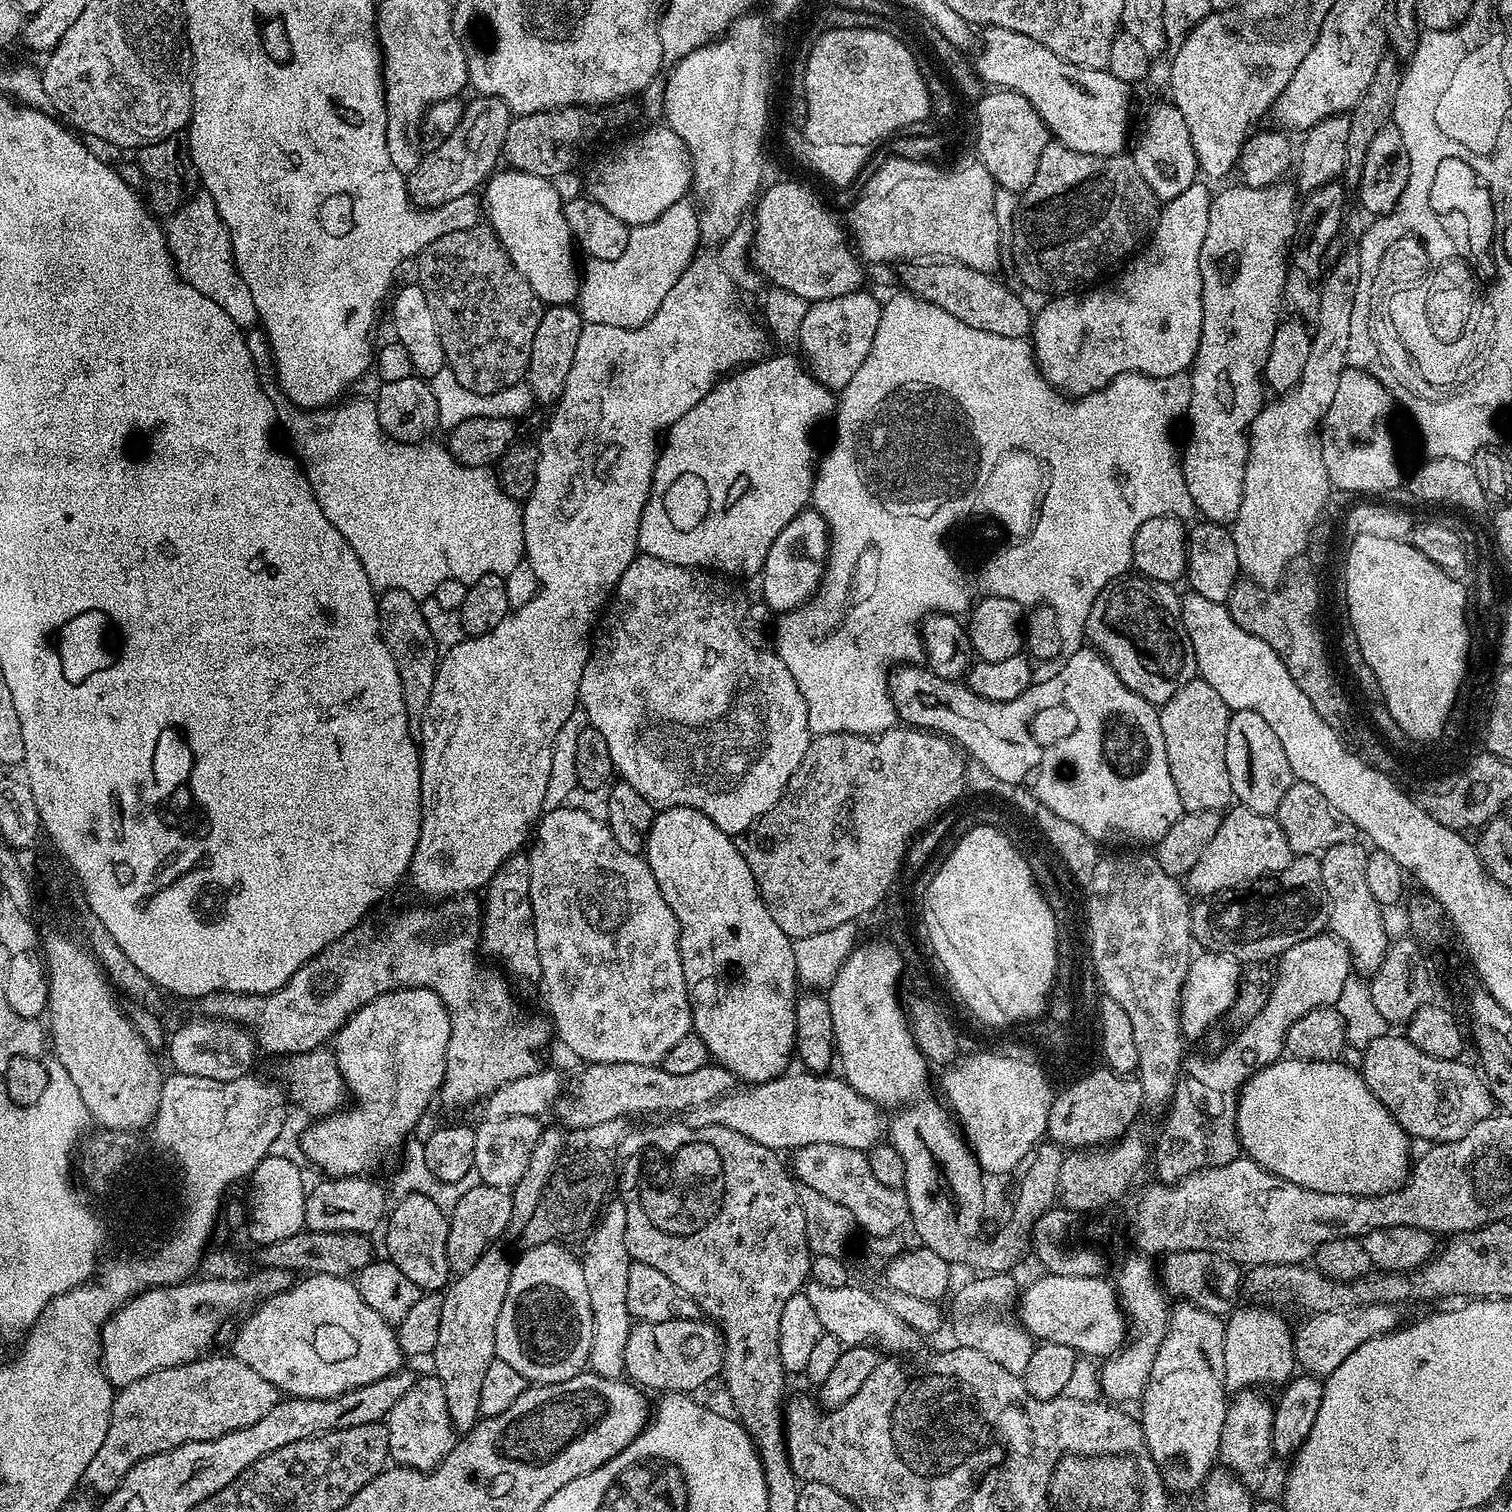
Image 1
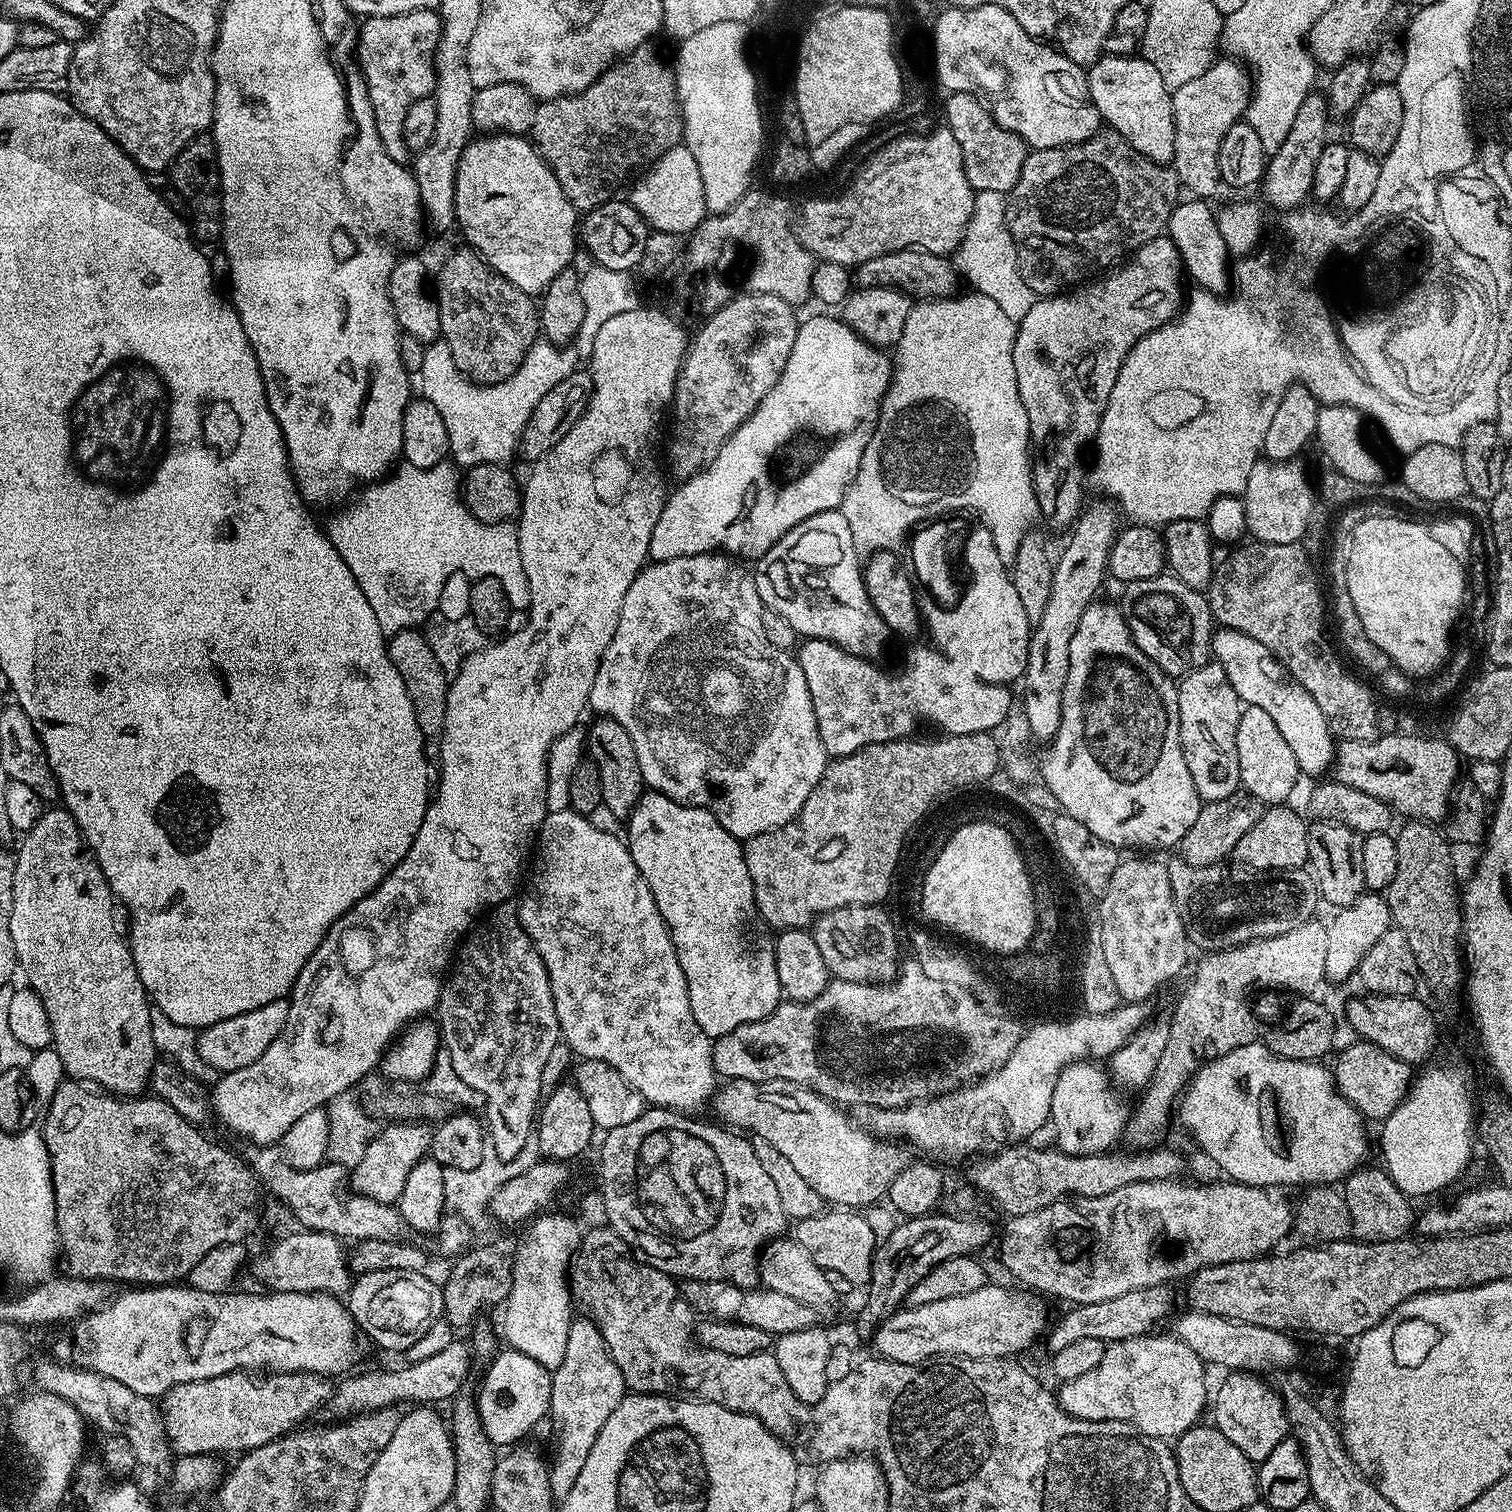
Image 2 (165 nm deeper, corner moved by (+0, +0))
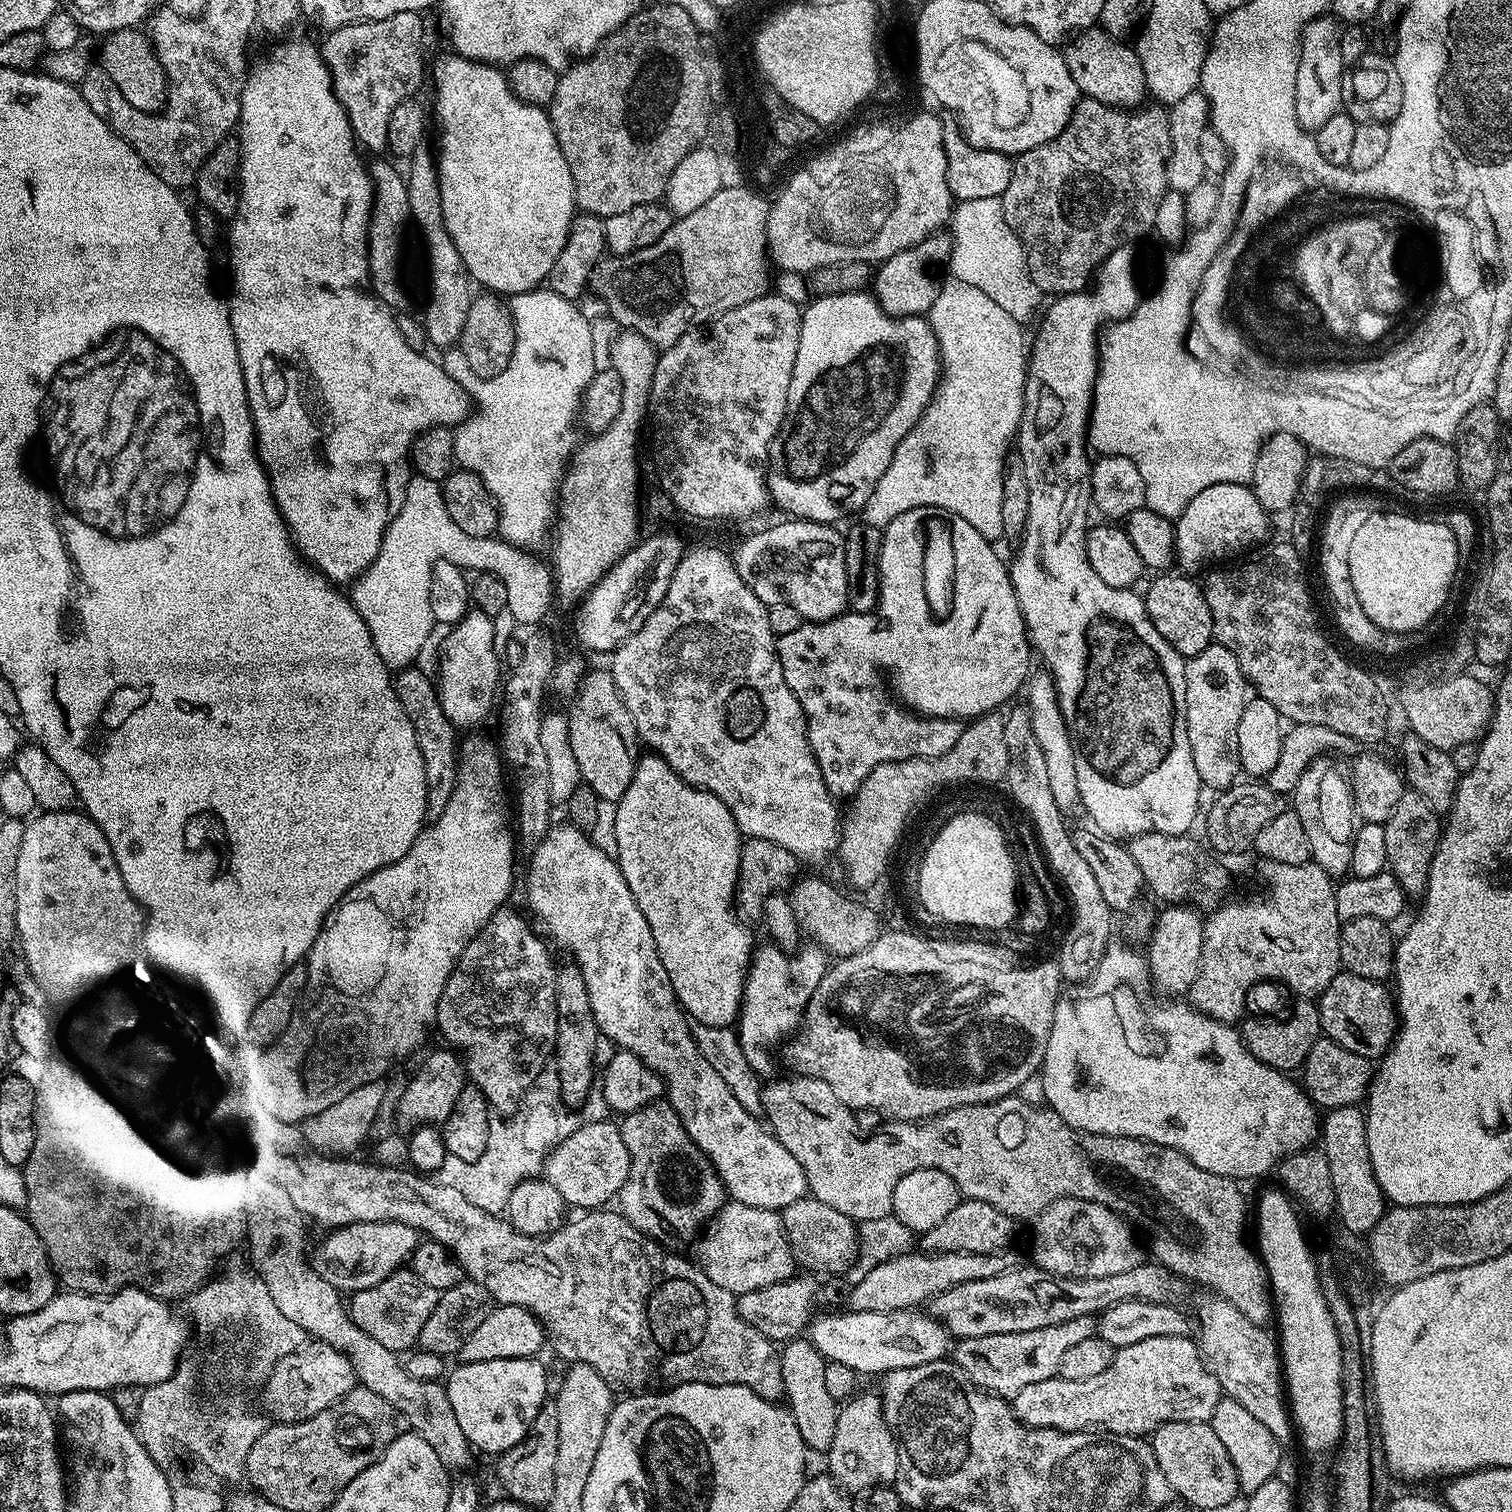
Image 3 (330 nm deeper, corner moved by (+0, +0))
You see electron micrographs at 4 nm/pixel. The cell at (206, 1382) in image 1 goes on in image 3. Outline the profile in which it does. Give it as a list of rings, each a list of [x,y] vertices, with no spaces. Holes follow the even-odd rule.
[[[308,1342],[294,1354],[277,1362],[262,1391],[264,1404],[272,1411],[273,1421],[297,1424],[334,1406],[334,1402],[338,1402],[357,1384],[356,1371],[346,1354],[334,1350],[334,1346],[329,1344]]]

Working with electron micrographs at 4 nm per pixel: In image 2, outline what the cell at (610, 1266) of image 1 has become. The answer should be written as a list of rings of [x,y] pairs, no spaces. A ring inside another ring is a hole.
[[[591,1318],[573,1319],[566,1342],[566,1358],[552,1372],[552,1393],[548,1403],[552,1428],[556,1431],[556,1453],[550,1456],[548,1477],[553,1497],[562,1498],[570,1492],[582,1466],[586,1466],[586,1454],[594,1446],[606,1418],[618,1410],[625,1398],[626,1385],[622,1370],[608,1352],[606,1342]]]

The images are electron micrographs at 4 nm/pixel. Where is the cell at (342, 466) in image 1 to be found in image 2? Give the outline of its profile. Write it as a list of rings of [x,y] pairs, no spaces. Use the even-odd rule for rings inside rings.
[[[404,462],[383,480],[369,483],[364,490],[349,508],[342,509],[333,518],[326,531],[332,547],[342,554],[342,562],[350,566],[350,574],[354,574],[358,586],[362,586],[362,594],[366,594],[366,602],[370,602],[370,610],[374,610],[374,618],[378,618],[378,626],[385,634],[423,625],[436,612],[442,582],[446,582],[452,572],[465,572],[473,578],[498,578],[512,609],[526,610],[530,606],[530,586],[526,570],[522,570],[517,525],[512,522],[490,524],[473,516],[462,499],[462,476],[455,463],[419,468]]]

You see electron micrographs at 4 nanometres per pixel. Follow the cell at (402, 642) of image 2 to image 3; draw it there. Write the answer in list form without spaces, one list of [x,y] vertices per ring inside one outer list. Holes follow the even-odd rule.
[[[409,666],[399,669],[395,673],[394,683],[398,702],[402,702],[402,710],[410,718],[410,722],[416,731],[418,738],[418,750],[422,750],[422,766],[426,766],[426,798],[428,799],[428,811],[433,817],[442,814],[446,810],[446,802],[450,802],[450,796],[454,794],[458,779],[458,740],[456,725],[446,718],[446,710],[442,710],[440,693],[437,685],[420,669],[420,666]]]

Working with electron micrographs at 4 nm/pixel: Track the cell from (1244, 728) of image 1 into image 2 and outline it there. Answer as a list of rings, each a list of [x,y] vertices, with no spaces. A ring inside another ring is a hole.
[[[1249,704],[1241,711],[1236,745],[1243,791],[1258,798],[1265,806],[1283,805],[1287,801],[1284,799],[1295,790],[1296,779],[1301,779],[1302,773],[1294,758],[1294,750],[1290,750],[1290,742],[1282,738],[1274,718],[1270,718],[1270,714],[1262,710],[1262,706]]]

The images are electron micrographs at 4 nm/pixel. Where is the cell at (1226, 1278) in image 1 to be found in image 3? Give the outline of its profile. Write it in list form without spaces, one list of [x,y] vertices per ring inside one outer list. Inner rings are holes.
[[[1093,1317],[1070,1318],[1070,1322],[1062,1322],[1058,1326],[1042,1326],[1042,1330],[990,1334],[973,1340],[960,1340],[954,1348],[954,1359],[978,1388],[994,1396],[1011,1398],[1018,1394],[1018,1390],[1034,1382],[1046,1382],[1046,1378],[1057,1375],[1062,1354],[1066,1354],[1066,1350],[1072,1349],[1077,1342],[1097,1335],[1097,1332],[1098,1324]]]

